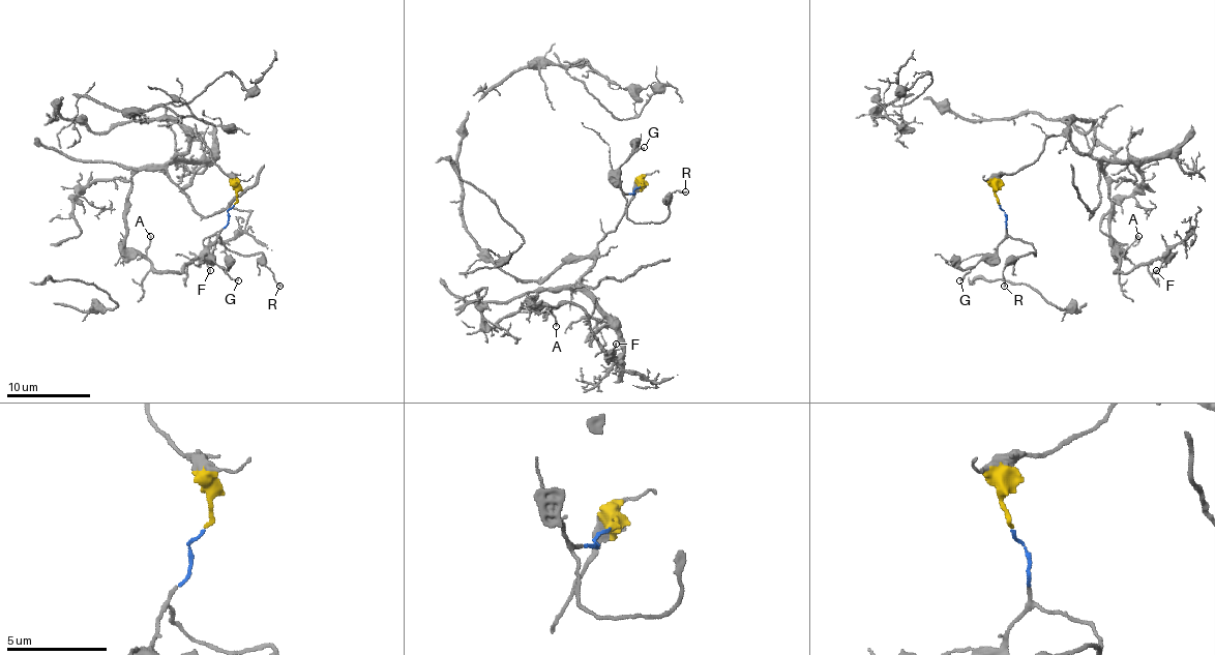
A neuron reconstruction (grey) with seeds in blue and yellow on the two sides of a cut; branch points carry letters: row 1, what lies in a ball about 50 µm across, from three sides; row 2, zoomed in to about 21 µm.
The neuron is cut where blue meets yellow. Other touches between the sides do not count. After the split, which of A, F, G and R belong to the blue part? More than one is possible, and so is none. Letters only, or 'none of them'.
G, R

